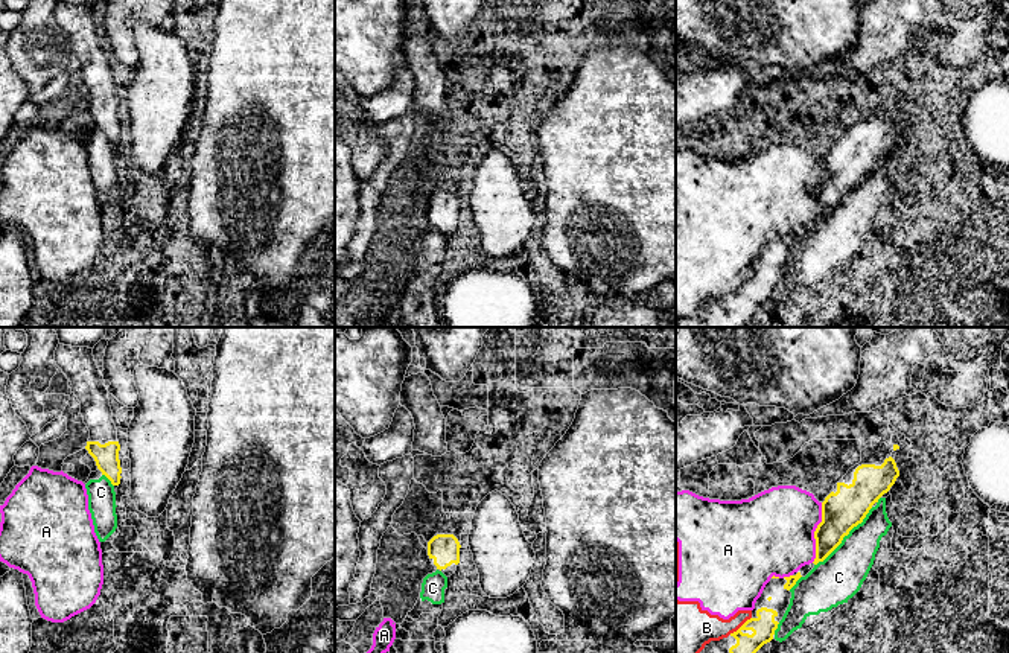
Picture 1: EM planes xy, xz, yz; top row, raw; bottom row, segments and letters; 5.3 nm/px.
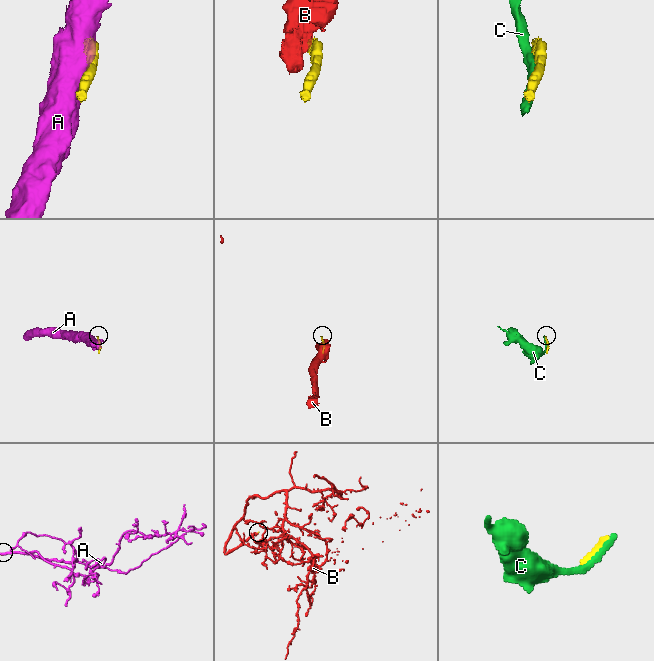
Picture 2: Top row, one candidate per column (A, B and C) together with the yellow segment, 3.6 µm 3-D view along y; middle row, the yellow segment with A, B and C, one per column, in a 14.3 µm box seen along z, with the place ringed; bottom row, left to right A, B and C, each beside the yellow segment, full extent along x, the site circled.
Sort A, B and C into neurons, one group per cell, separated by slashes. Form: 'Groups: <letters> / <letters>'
Groups: A B / C

